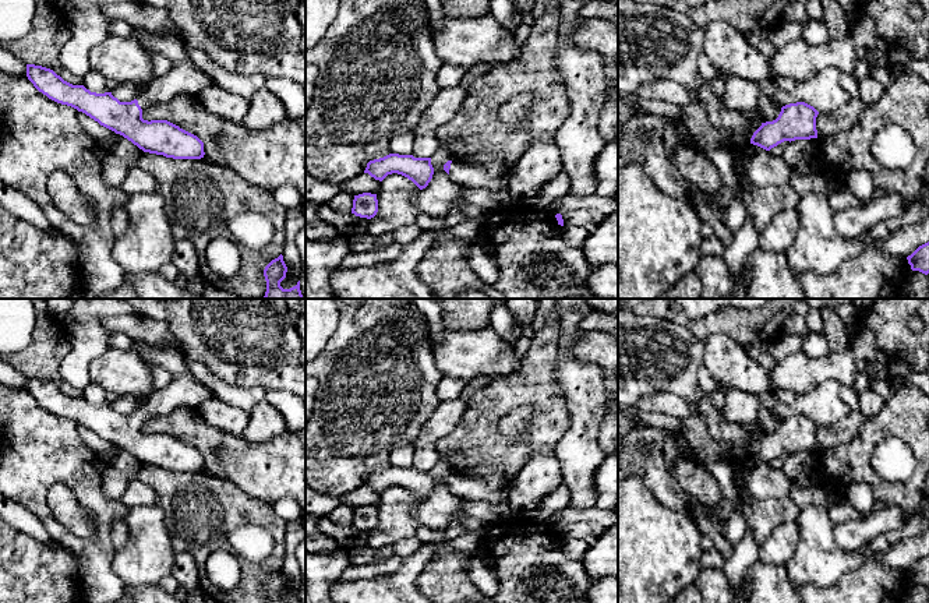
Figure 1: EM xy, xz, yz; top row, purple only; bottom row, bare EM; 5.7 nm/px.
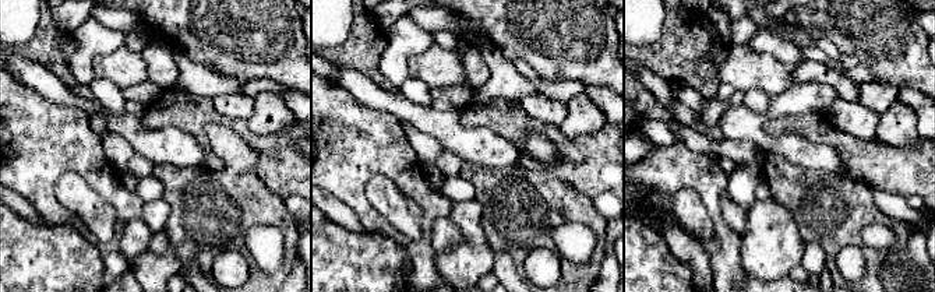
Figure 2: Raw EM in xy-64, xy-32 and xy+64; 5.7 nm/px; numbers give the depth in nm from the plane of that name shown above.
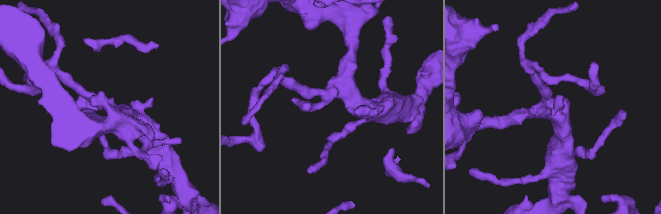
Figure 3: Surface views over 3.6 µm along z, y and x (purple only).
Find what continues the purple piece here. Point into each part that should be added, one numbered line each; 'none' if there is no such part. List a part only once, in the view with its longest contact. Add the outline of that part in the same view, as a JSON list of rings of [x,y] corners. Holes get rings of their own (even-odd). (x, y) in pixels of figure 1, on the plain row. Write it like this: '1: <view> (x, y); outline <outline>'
1: xz (472, 489); outline [[[452,473],[449,490],[453,496],[467,501],[490,501],[508,504],[511,489],[504,484],[499,489],[491,489],[484,480]]]

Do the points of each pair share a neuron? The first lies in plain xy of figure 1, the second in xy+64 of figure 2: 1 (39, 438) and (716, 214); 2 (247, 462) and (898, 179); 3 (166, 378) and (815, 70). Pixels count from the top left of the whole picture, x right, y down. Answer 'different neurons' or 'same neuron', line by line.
1: same neuron
2: same neuron
3: same neuron

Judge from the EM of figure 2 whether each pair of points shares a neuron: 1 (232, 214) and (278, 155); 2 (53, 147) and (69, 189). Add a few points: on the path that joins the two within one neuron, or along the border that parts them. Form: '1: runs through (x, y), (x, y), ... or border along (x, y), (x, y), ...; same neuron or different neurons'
1: border along (251, 172), (277, 196), (283, 199); different neurons
2: border along (92, 189), (66, 172), (55, 196); different neurons

